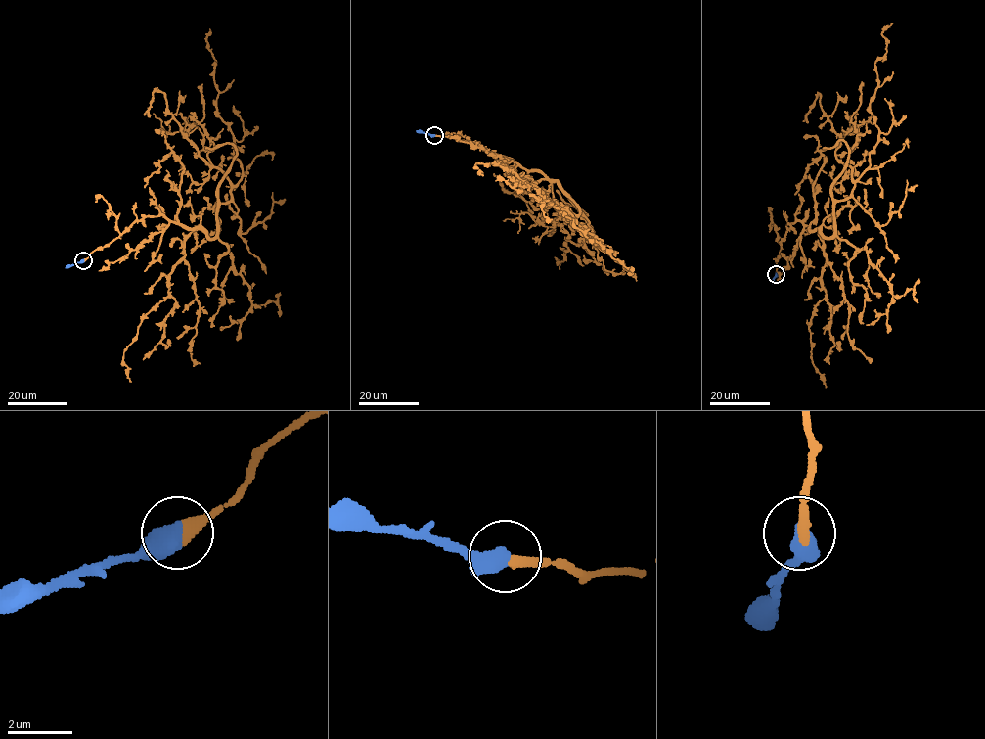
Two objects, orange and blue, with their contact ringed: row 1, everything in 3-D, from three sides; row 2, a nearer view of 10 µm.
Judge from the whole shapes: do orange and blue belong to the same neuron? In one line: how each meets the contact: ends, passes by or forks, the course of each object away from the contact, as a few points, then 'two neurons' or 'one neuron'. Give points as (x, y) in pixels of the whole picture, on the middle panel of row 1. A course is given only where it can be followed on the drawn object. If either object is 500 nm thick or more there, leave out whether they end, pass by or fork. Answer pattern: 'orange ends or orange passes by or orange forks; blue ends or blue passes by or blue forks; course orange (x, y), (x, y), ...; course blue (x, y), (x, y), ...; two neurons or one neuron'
course orange (434, 135), (475, 142), (560, 186), (593, 235), (584, 247), (567, 241), (565, 258), (556, 258), (559, 269); course blue (434, 135), (417, 130); one neuron

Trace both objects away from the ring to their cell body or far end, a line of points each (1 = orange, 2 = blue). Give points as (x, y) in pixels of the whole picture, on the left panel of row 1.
1: (83, 260), (147, 216), (216, 235), (217, 207), (242, 172), (217, 111), (210, 29)
2: (83, 260), (66, 267)

